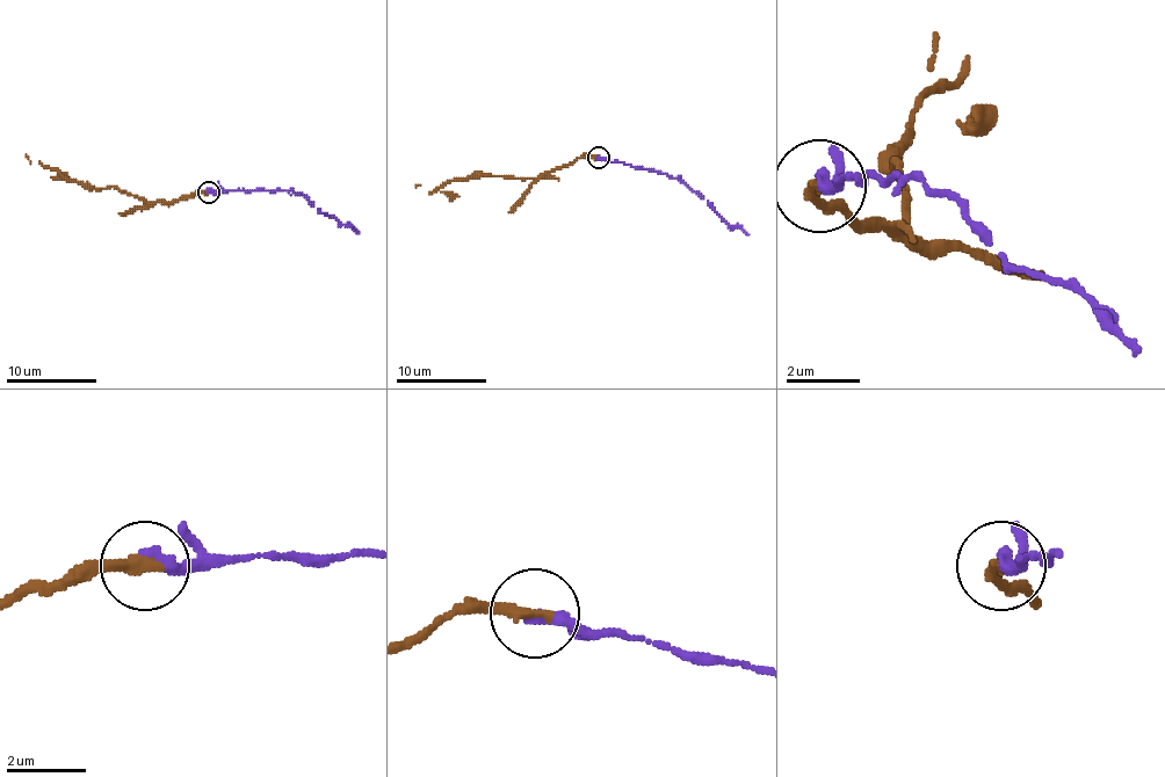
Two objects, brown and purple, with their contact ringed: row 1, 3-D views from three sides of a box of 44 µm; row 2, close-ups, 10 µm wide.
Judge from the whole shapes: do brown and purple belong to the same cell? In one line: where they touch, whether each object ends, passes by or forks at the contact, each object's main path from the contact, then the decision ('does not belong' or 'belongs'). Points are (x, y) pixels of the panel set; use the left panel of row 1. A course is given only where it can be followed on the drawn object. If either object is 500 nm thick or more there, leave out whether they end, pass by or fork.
(209, 193) | brown ends | purple ends | brown via (209, 193), (189, 195), (178, 202), (144, 202), (111, 186), (85, 188), (40, 161), (30, 161), (26, 154) | purple via (209, 193), (299, 193), (359, 233) | does not belong

